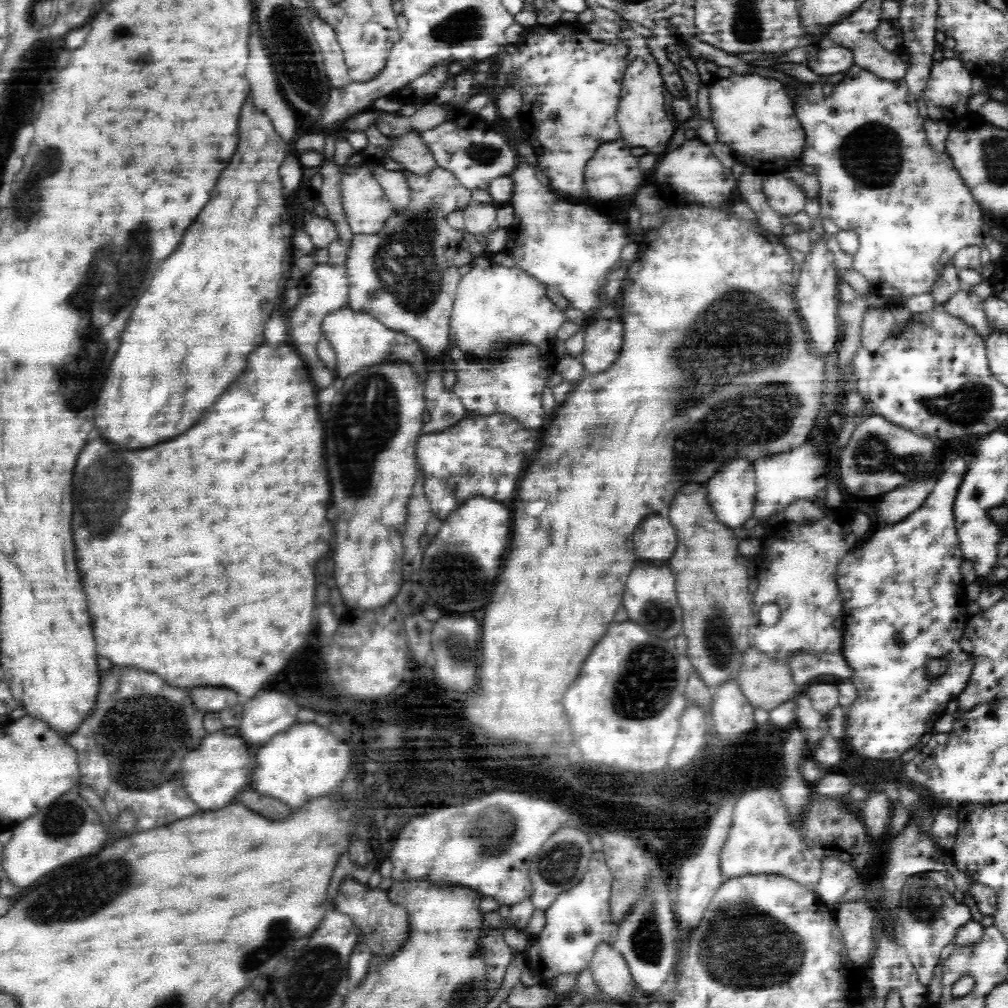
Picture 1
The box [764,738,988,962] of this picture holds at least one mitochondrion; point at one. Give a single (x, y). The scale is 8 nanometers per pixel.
(924, 914)

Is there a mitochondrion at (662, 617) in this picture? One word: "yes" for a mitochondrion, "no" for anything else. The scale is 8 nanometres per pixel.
yes

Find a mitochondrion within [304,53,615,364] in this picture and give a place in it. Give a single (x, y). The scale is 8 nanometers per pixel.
(404, 262)

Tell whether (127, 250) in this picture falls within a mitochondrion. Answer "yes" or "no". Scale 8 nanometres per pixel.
yes

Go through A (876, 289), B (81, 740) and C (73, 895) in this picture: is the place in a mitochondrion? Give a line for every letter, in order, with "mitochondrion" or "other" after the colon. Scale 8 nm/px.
A: other
B: other
C: mitochondrion

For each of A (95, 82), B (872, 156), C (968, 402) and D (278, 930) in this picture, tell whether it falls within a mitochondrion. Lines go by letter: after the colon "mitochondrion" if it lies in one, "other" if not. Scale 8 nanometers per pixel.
A: other
B: mitochondrion
C: mitochondrion
D: mitochondrion

